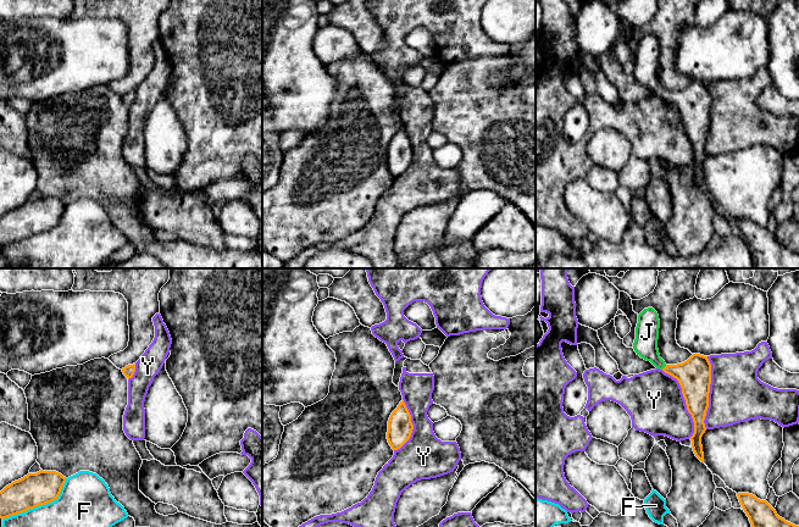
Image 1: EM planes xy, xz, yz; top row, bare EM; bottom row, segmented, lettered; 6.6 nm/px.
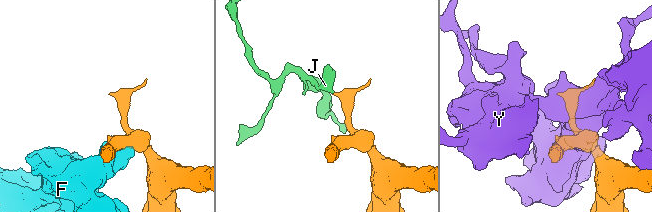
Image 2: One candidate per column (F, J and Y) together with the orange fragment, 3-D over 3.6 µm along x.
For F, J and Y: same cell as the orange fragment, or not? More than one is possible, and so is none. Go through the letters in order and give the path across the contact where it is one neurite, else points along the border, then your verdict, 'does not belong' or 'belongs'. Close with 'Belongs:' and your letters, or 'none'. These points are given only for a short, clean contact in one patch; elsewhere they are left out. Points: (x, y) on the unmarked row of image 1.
F: does not belong
J: across yz (694, 103), (670, 96), (665, 93), (647, 76), (647, 60) | belongs
Y: does not belong
Belongs: J

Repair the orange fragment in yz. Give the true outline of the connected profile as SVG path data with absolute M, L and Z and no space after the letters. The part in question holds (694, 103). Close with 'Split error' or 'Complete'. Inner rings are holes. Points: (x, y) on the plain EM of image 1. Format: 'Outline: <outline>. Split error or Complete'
Outline: M653 34L638 41L633 76L642 85L650 88L656 95L676 105L682 115L687 137L694 149L694 160L689 165L695 183L704 189L701 163L706 157L704 146L709 134L711 111L711 90L708 83L693 81L687 88L666 91L657 76L660 46Z. Split error

